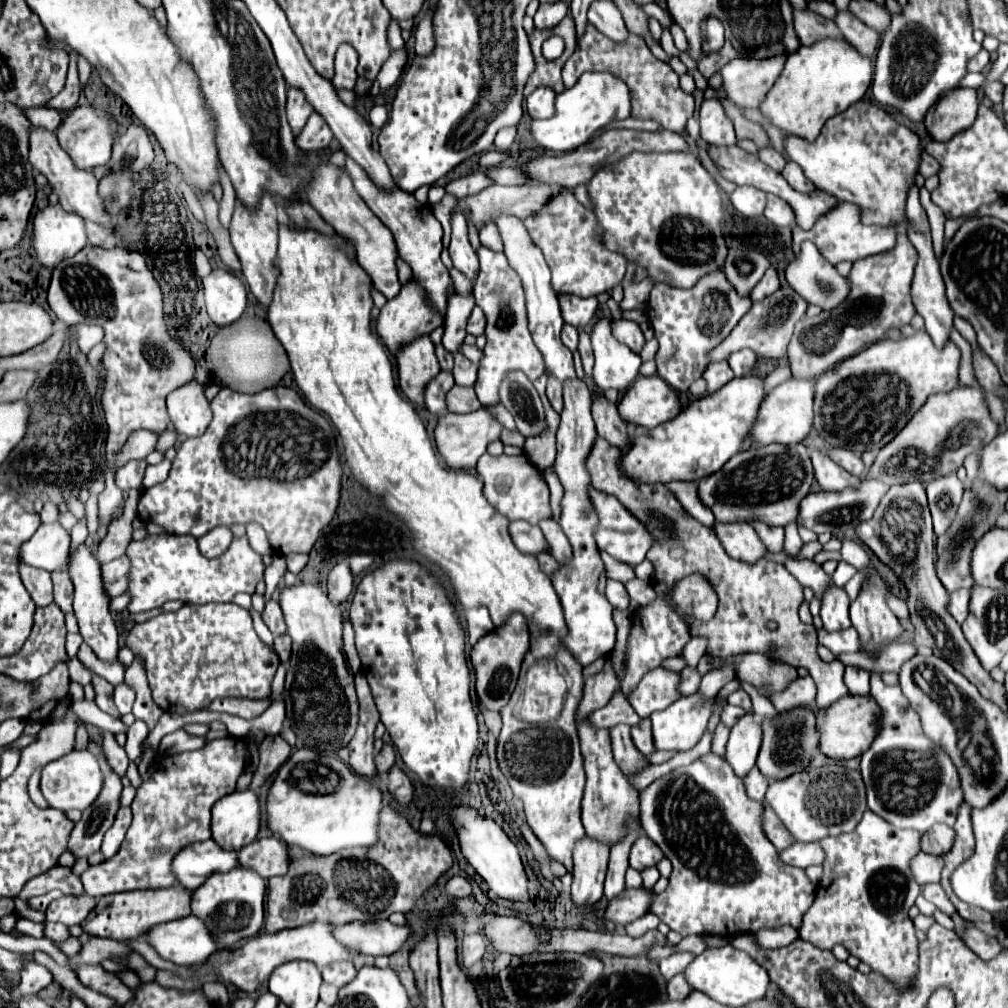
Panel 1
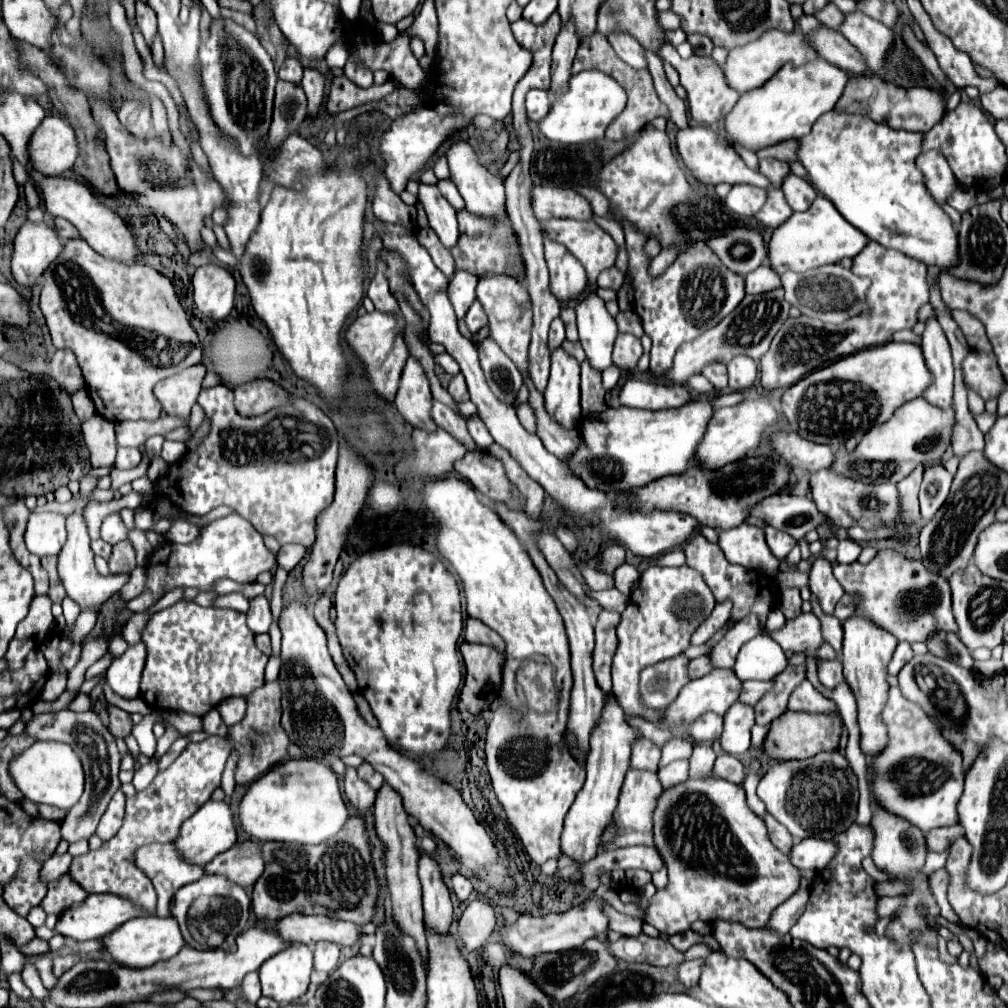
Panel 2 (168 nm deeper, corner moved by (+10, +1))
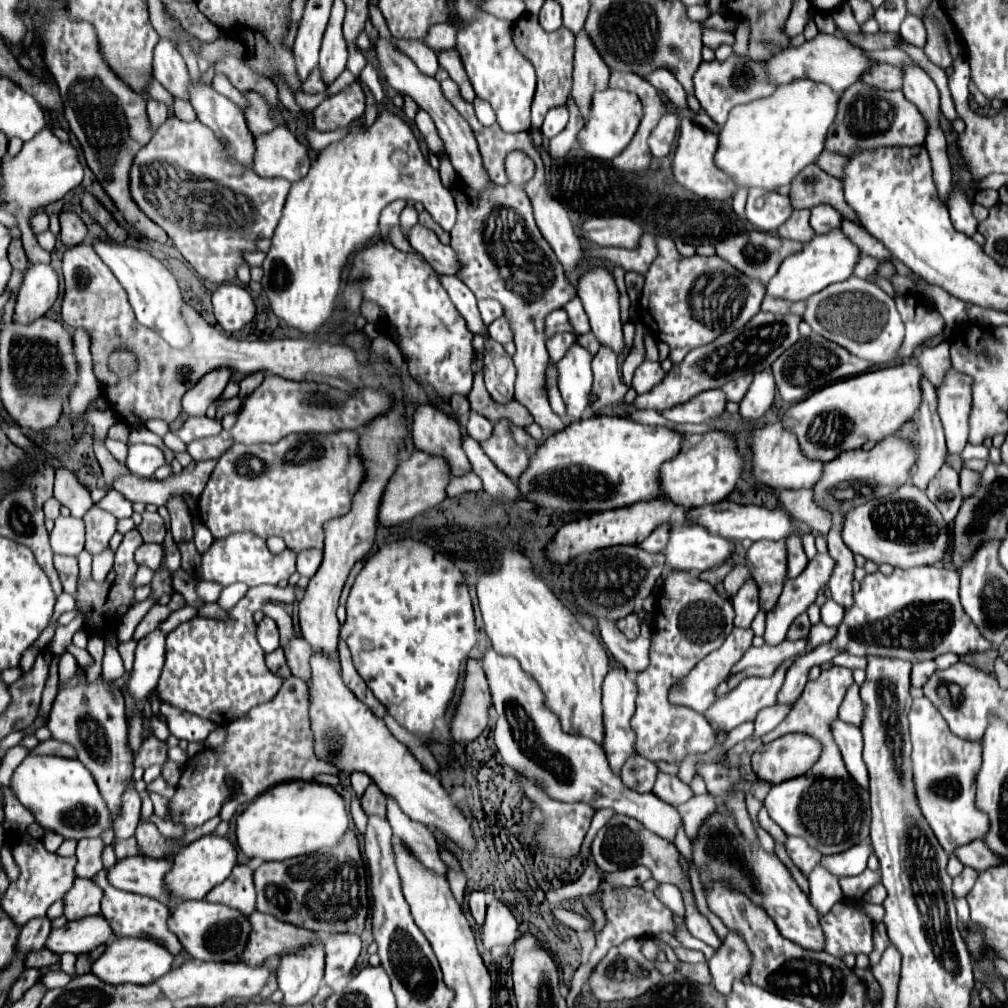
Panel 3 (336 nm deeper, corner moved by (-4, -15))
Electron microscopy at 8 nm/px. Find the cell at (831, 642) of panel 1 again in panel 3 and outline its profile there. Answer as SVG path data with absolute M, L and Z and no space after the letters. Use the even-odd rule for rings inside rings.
M800 638L800 640L784 640L778 646L764 644L760 648L754 648L754 646L748 648L746 654L730 670L730 676L722 684L718 684L716 694L722 696L730 692L748 676L772 676L778 670L778 664L798 658L800 654L806 652L806 646L808 646L808 640Z

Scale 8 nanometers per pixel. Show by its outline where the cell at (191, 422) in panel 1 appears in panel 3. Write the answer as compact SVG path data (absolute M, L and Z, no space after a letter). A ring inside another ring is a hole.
M218 368L200 378L200 382L182 396L182 410L186 416L202 416L210 404L224 392L232 370Z

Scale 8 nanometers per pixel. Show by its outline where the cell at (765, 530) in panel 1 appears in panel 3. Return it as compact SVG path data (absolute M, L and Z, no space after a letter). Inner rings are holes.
M792 536L786 540L786 548L788 548L788 578L796 578L808 564L802 540L798 536Z

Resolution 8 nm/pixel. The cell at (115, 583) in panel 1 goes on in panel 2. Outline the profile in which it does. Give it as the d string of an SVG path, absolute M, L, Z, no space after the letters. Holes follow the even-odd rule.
M122 540L112 548L112 558L110 558L110 572L132 572L136 568L136 550L130 540Z

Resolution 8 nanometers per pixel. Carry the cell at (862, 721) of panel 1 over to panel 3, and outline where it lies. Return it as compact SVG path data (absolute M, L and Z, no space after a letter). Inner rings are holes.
M786 734L770 744L764 744L752 756L752 768L758 778L778 784L788 778L806 774L820 758L822 744L814 736Z

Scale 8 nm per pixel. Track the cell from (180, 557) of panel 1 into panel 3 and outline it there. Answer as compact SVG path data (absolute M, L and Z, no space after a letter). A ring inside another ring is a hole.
M236 532L222 540L214 540L210 550L202 554L202 580L214 580L220 586L230 586L234 582L244 582L246 586L260 584L278 584L280 580L288 580L296 570L296 554L292 550L284 550L282 554L272 554L266 542L252 532Z

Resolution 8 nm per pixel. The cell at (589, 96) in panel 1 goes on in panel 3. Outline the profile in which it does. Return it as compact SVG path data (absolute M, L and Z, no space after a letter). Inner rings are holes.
M610 88L602 92L594 92L588 120L584 128L578 132L578 146L594 158L612 160L630 144L640 124L640 118L642 118L642 104L636 94L628 90L610 90Z

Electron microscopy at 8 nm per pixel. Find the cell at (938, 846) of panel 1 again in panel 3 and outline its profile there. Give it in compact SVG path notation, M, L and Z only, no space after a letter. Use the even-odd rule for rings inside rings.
M974 840L974 842L970 842L970 844L962 846L962 848L956 848L956 850L954 850L954 856L956 856L964 866L970 866L970 868L974 868L974 870L978 870L978 872L984 870L984 868L990 868L990 866L1000 864L998 856L994 856L994 854L986 848L984 840Z

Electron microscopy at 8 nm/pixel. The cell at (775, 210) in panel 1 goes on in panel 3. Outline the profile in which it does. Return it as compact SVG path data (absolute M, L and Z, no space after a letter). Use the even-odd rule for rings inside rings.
M794 210L792 216L778 228L778 236L806 244L814 236L812 226L808 224L808 216L810 210Z

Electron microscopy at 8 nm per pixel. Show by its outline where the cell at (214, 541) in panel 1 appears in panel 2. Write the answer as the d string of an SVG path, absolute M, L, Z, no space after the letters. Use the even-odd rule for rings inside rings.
M172 518L172 526L170 530L164 534L164 540L166 542L182 542L182 544L188 544L192 542L196 536L198 536L200 528L182 520L182 518Z

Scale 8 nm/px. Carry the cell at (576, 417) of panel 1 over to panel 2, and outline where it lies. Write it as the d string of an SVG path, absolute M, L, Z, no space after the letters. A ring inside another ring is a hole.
M562 346L552 352L550 380L544 390L548 412L566 428L576 428L580 410L580 364Z

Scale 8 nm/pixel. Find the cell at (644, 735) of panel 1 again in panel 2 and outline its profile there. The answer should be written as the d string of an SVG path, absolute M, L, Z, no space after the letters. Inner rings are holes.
M640 738L634 748L632 748L632 768L636 770L648 770L648 772L658 772L660 764L660 748L654 746L650 740Z

